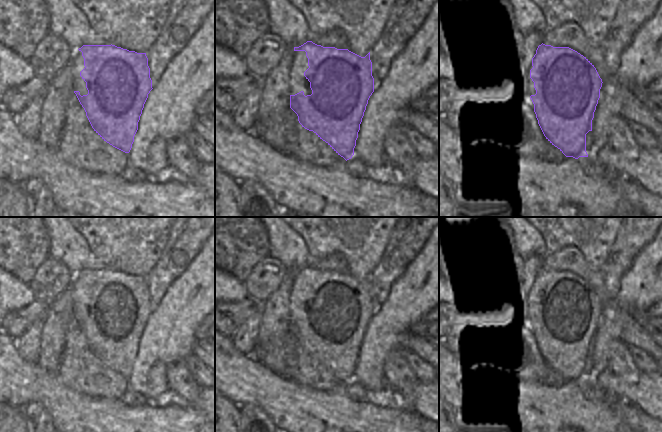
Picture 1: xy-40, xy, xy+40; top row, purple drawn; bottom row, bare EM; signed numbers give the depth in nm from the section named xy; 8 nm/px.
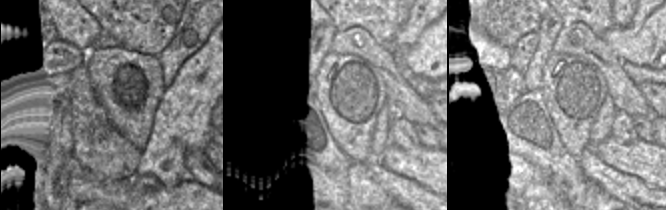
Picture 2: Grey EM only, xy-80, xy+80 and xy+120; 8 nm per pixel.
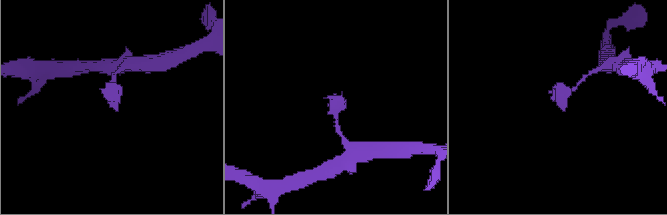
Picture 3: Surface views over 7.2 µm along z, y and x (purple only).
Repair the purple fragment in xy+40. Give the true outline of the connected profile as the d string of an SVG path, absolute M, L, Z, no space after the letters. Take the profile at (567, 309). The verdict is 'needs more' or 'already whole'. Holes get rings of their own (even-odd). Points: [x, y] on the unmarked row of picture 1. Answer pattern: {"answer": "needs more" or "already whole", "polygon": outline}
{"answer": "already whole", "polygon": "M543 267L532 282L532 290L530 302L536 318L530 322L544 360L566 381L588 381L586 358L592 355L592 344L603 307L596 292L586 281L569 271Z"}

